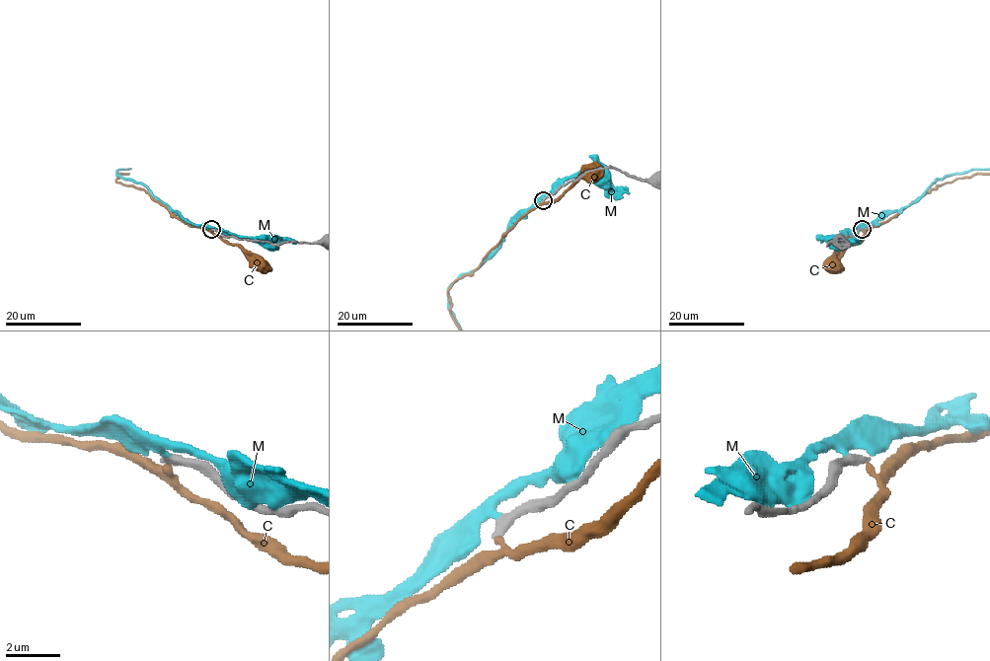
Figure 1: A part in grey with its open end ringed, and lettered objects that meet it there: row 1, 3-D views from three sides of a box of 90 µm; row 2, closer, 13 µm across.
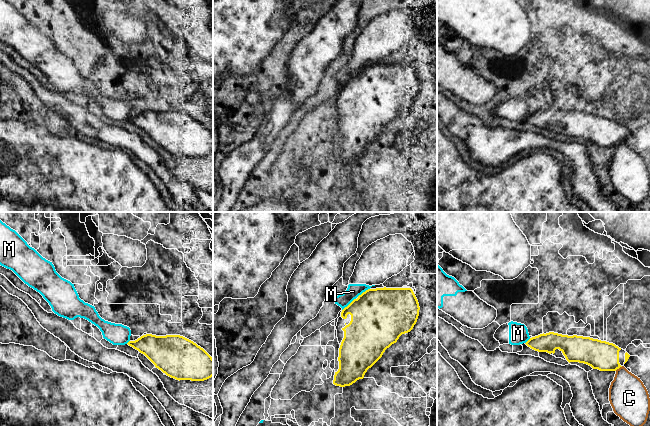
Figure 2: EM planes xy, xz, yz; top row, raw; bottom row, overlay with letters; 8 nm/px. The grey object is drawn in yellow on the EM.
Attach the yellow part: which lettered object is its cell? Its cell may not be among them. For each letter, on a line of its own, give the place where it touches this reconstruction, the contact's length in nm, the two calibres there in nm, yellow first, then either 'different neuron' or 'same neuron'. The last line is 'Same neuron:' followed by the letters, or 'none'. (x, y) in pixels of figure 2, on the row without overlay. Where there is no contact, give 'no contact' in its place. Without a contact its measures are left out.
C: yz (618, 144) | 70 nm | 240/320 nm | different neuron
M: xz (349, 80) | 150 nm | 440/110 nm | different neuron
Same neuron: none

